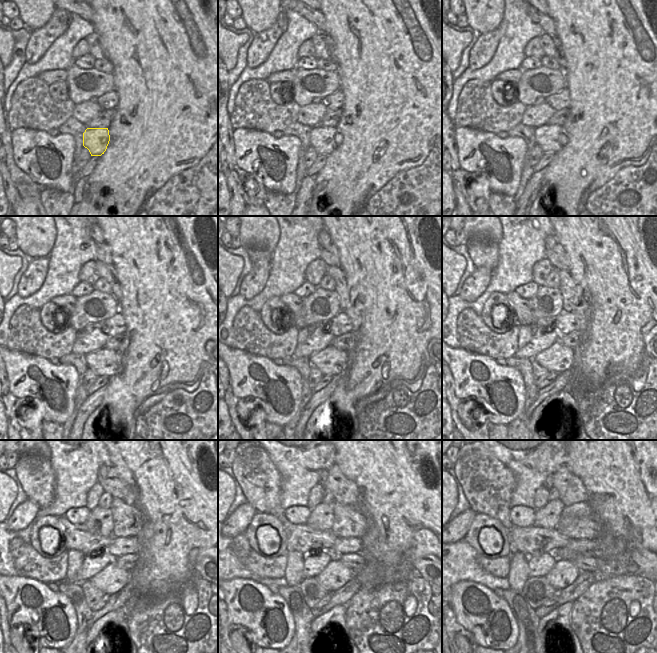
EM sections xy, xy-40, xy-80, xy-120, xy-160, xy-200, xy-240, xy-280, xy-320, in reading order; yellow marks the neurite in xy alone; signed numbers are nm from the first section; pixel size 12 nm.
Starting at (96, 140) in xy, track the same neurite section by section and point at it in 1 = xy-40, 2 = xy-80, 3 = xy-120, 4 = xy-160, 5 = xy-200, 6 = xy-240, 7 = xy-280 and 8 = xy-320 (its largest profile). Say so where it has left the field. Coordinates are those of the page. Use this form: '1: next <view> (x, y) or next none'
1: next xy-40 (322, 139)
2: next xy-80 (550, 138)
3: next xy-120 (104, 362)
4: next xy-160 (331, 361)
5: next xy-200 (557, 358)
6: next xy-240 (111, 579)
7: next xy-280 (335, 575)
8: next xy-320 (564, 573)

